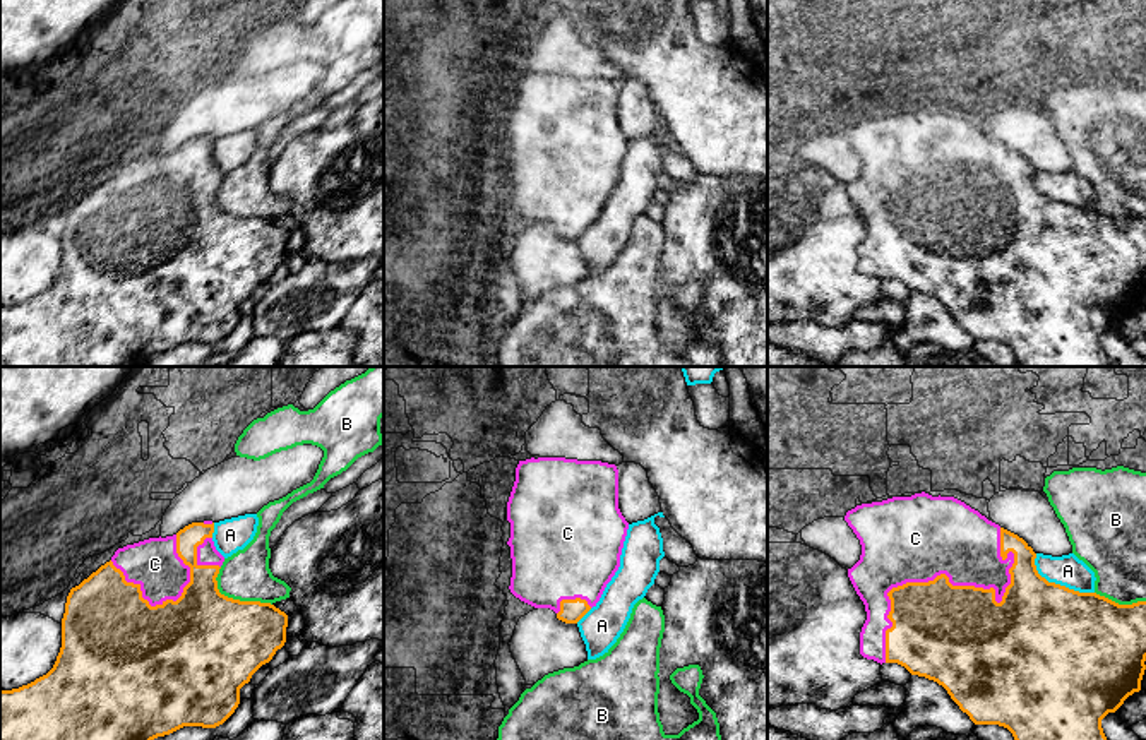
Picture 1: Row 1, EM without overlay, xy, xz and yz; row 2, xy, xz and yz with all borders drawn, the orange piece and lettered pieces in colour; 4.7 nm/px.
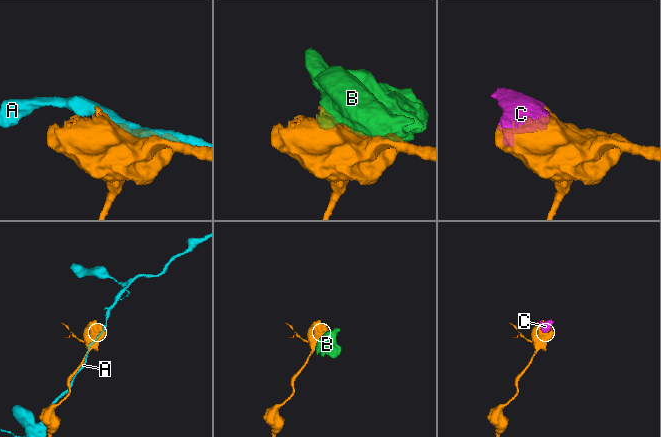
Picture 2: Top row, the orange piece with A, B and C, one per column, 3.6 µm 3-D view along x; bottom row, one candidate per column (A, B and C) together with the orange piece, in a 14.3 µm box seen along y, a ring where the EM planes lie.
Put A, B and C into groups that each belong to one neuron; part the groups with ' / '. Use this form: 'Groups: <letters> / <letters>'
Groups: A / B / C

